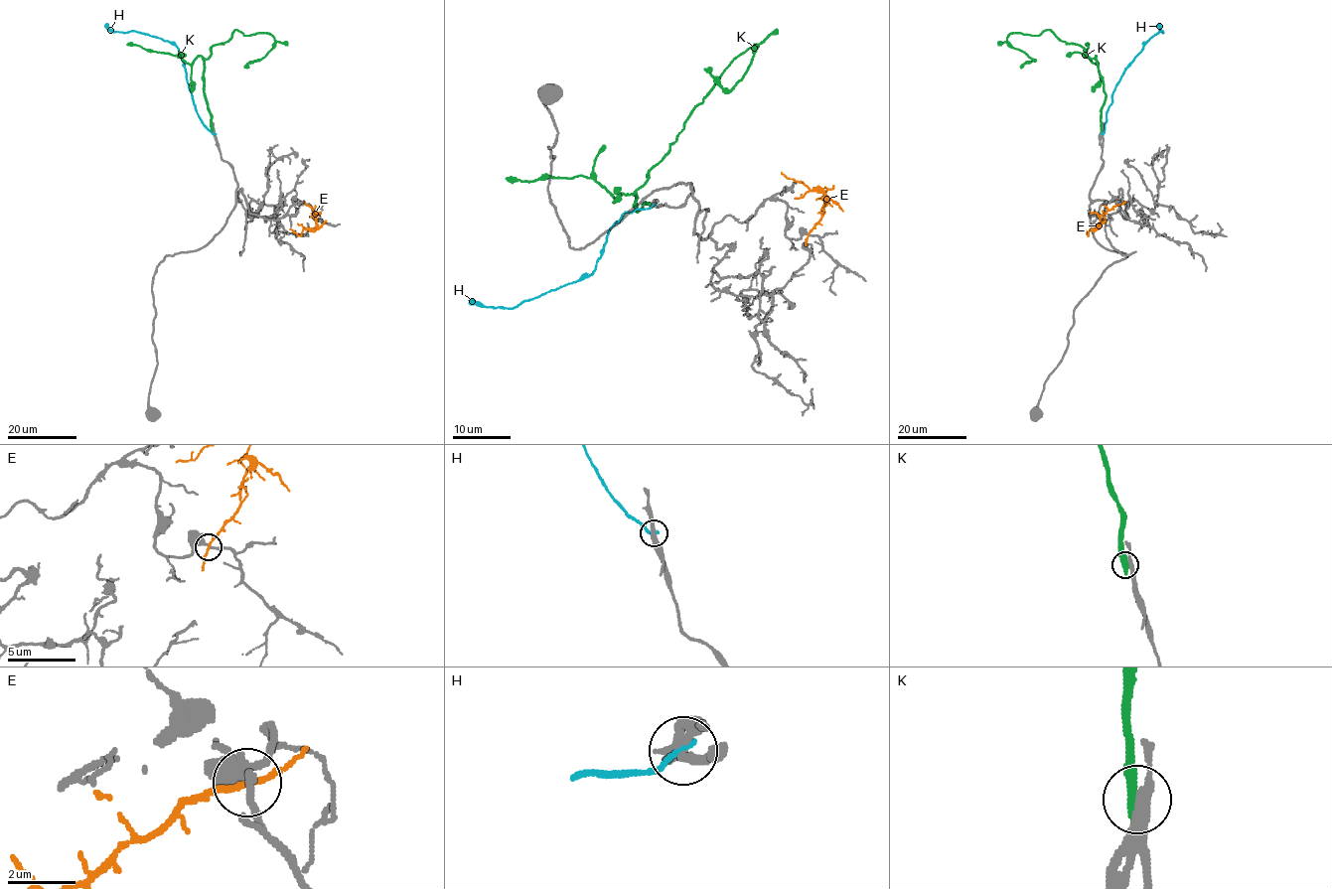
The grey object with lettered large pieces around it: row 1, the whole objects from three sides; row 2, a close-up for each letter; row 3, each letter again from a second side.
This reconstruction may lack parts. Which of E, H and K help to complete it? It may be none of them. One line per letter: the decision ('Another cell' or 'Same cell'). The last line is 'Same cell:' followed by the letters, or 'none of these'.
E: Another cell
H: Another cell
K: Another cell
Same cell: none of these

